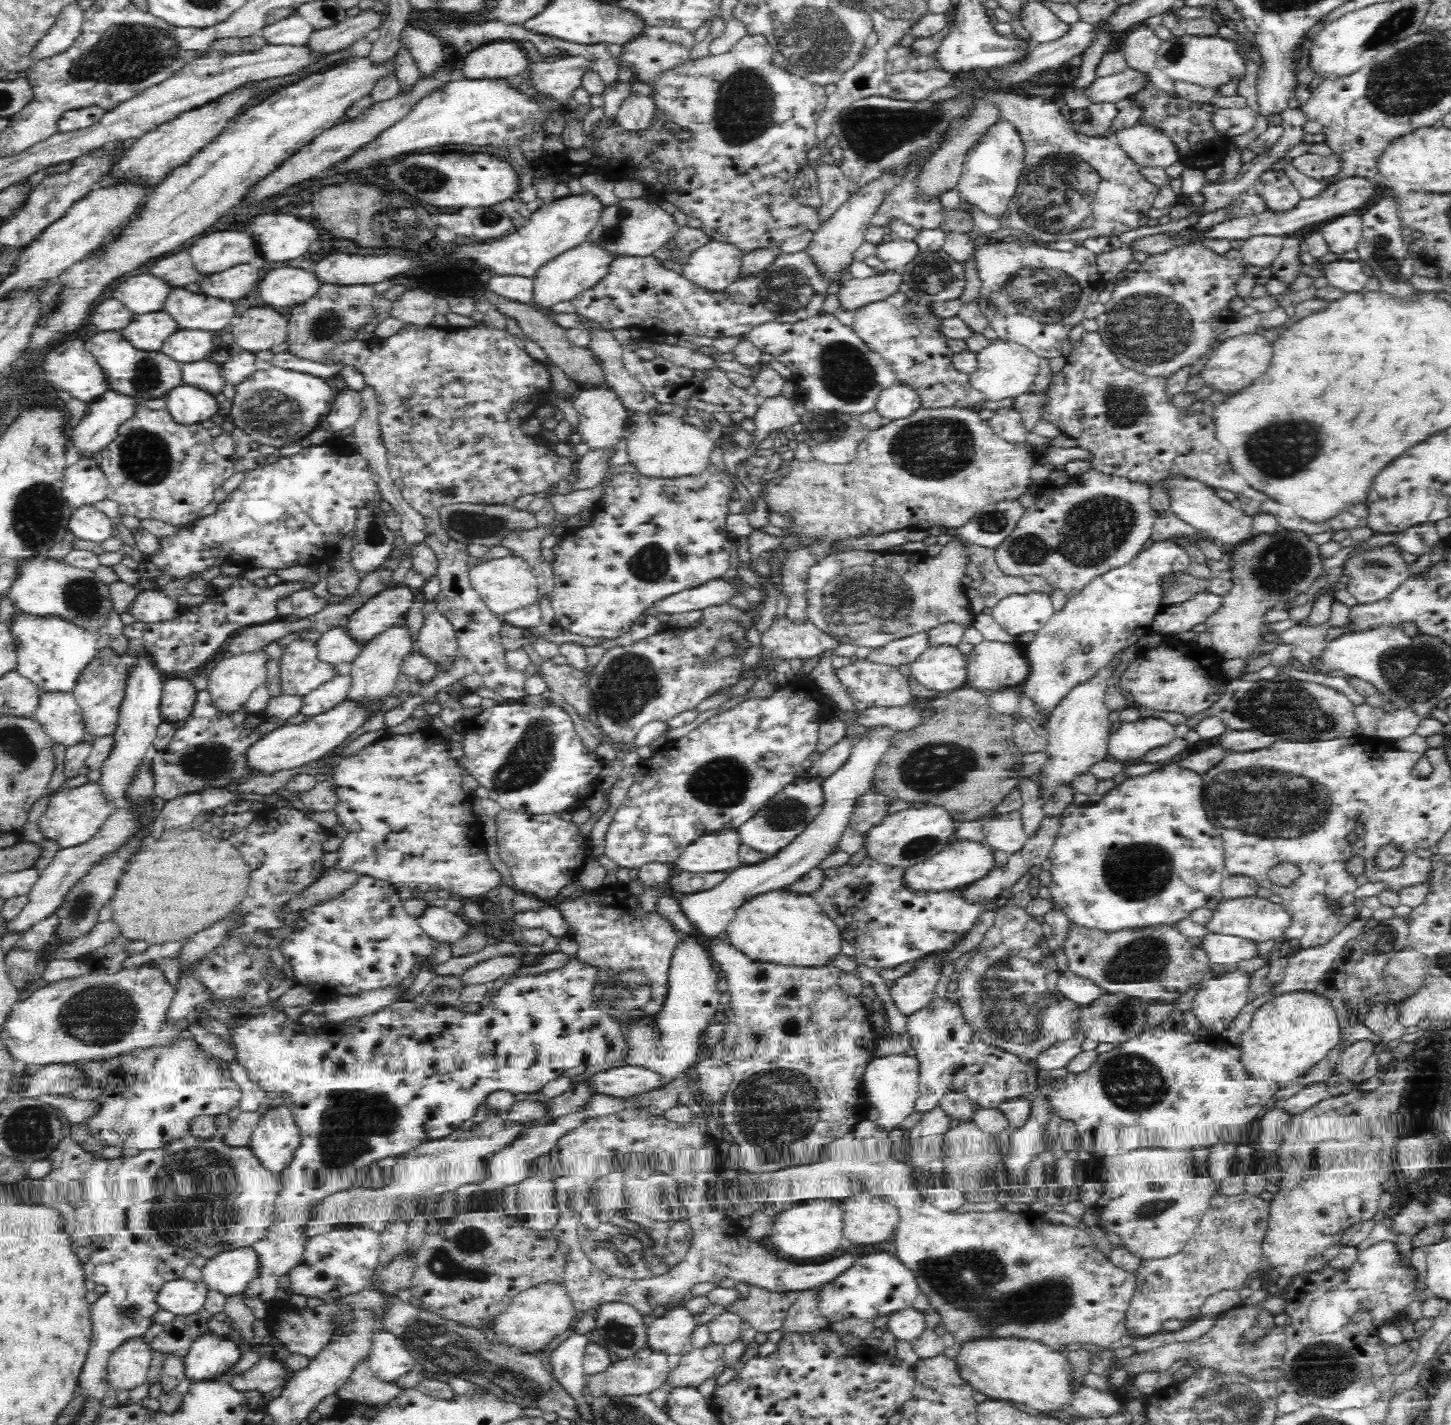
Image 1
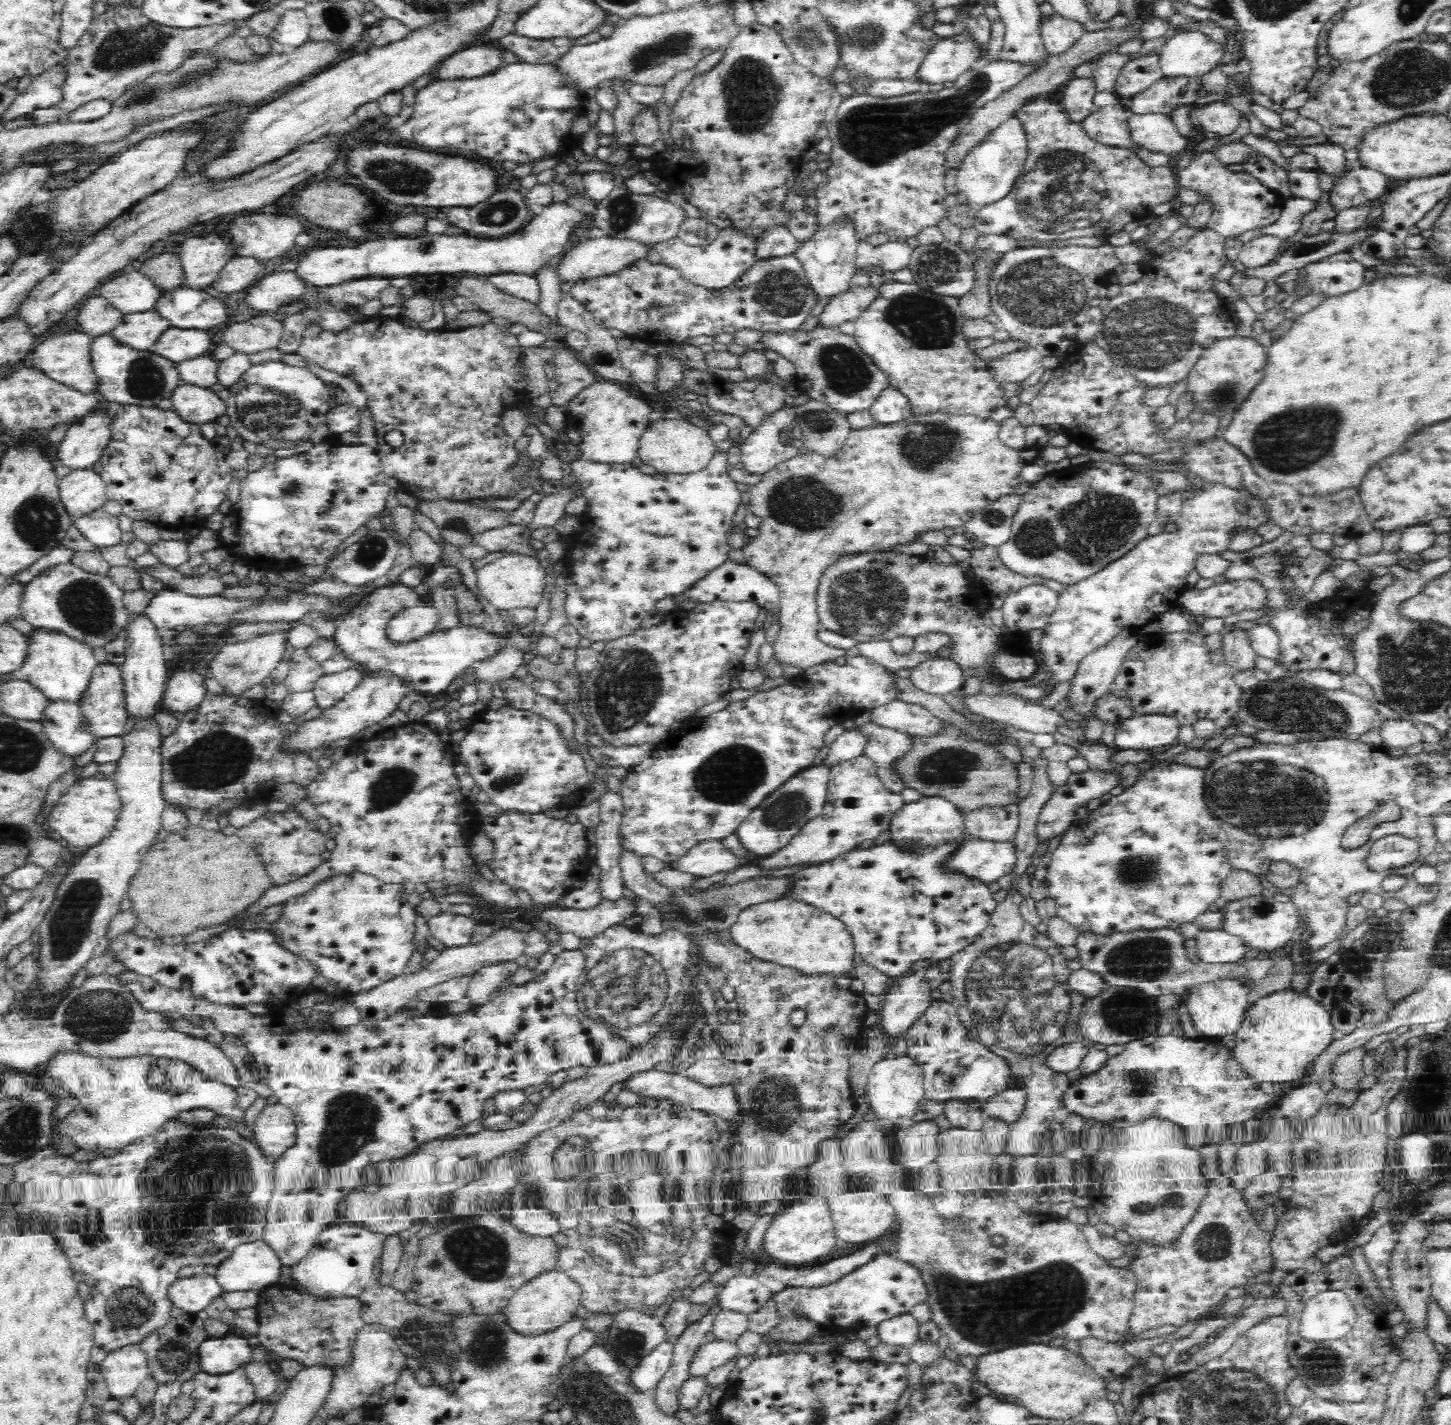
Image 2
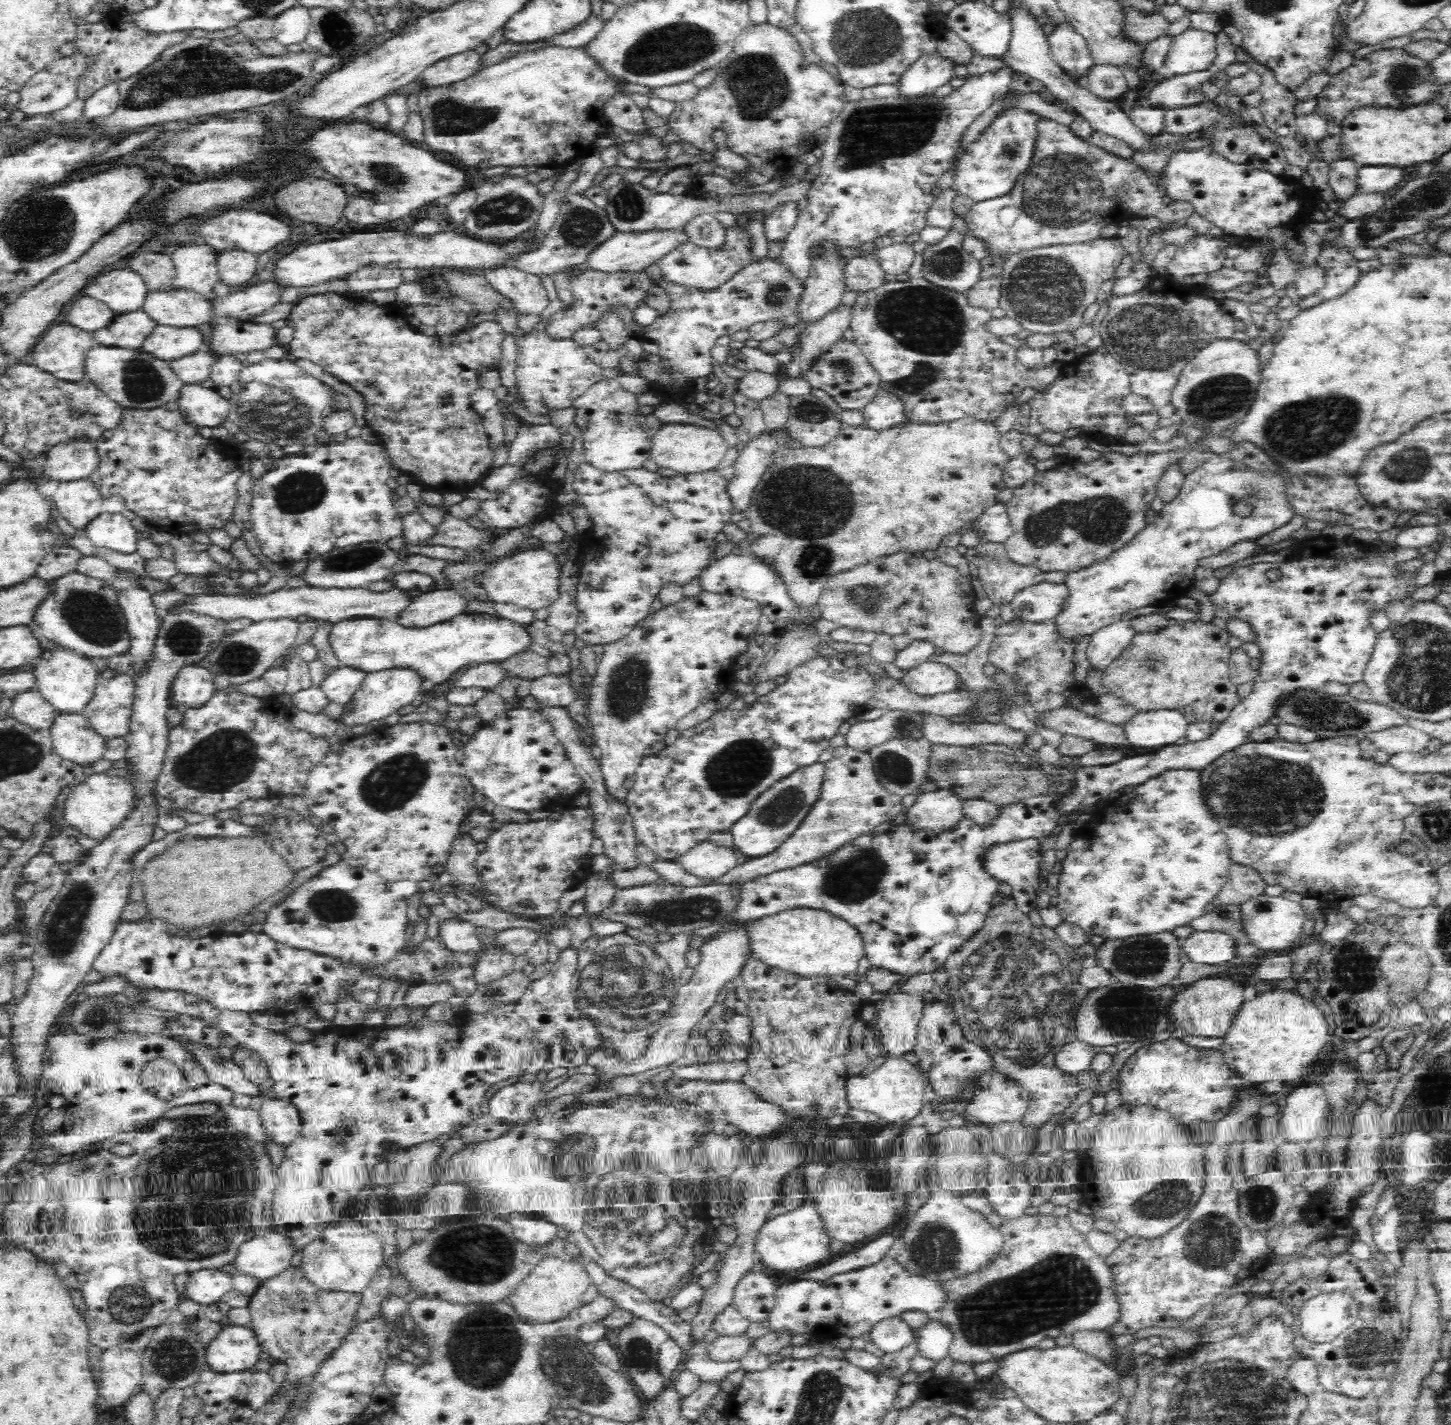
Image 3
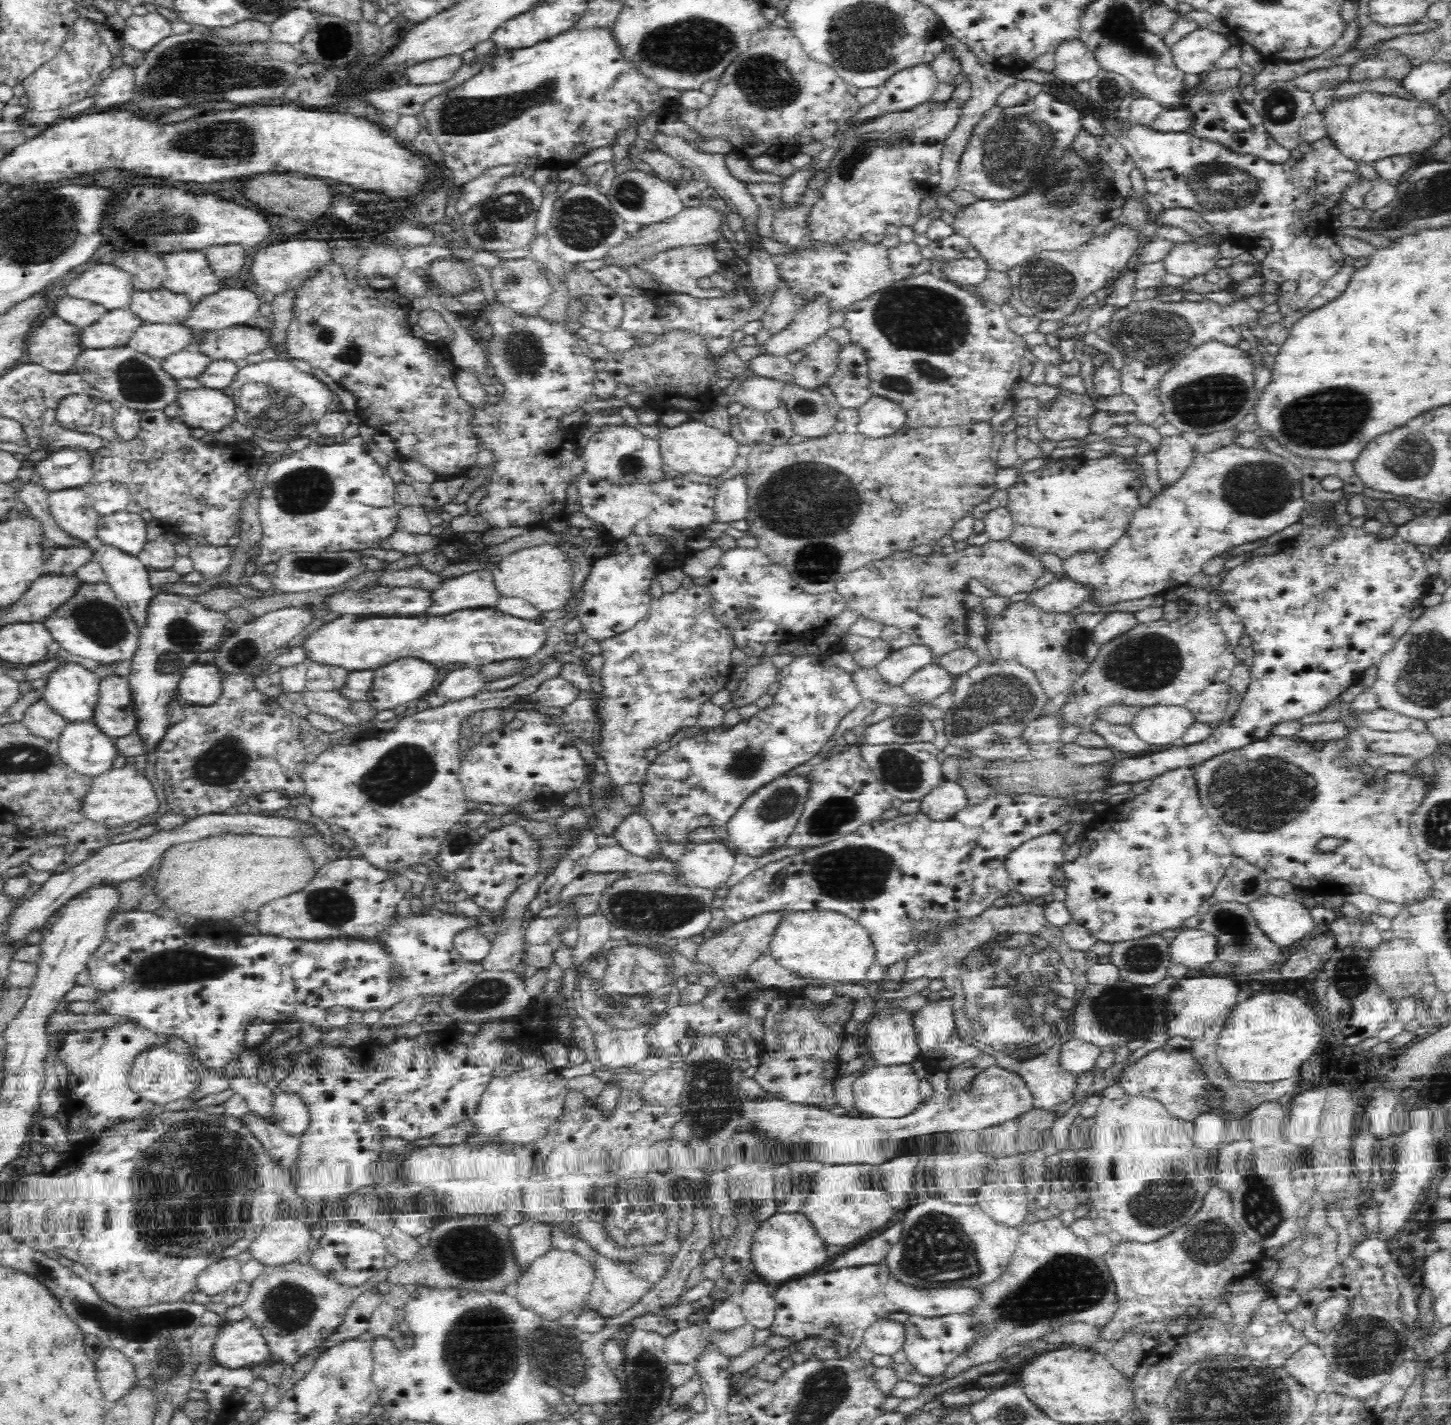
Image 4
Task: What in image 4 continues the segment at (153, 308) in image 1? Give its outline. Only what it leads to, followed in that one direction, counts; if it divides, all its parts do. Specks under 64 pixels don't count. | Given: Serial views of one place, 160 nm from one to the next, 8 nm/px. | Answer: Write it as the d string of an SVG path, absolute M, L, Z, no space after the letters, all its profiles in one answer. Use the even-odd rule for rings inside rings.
M96 264L69 279L66 294L88 300L106 310L127 309L129 296L134 291L131 276L111 264Z

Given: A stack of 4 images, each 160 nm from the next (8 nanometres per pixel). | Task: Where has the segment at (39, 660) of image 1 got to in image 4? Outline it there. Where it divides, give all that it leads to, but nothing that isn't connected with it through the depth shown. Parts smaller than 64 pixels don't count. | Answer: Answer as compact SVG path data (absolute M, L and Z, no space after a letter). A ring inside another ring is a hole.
M67 662L48 680L42 699L64 721L93 721L103 679L77 663Z

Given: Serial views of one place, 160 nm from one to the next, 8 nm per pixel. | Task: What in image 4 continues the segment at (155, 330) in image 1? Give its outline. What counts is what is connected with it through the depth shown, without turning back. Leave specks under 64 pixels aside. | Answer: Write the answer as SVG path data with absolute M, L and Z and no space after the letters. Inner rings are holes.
M128 309L109 310L92 326L80 329L79 343L83 349L121 347L142 324Z

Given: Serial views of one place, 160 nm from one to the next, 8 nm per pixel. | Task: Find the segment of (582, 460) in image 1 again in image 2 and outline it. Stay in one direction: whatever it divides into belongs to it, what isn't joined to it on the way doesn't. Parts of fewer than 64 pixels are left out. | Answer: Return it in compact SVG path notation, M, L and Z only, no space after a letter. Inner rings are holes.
M575 484L554 494L542 495L542 499L537 503L534 518L525 526L525 534L531 535L534 530L544 526L554 526L562 518L568 501L575 497L577 488L578 484Z

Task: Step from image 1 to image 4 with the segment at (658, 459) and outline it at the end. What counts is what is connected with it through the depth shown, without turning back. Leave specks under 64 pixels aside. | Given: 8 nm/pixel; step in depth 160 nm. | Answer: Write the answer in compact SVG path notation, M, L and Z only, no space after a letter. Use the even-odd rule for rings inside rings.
M689 420L678 426L668 427L658 436L657 441L660 441L660 455L662 455L662 461L666 466L678 473L688 474L690 472L716 478L716 476L724 474L728 468L732 468L734 458L738 456L739 443L732 435L722 432L720 428L710 427L702 421Z

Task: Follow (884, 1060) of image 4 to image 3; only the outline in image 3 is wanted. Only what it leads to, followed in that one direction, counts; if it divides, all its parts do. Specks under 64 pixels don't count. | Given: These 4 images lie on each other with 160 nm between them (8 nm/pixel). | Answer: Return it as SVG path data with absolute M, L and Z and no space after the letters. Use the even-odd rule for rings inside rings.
M890 991L885 999L875 1005L878 1011L875 1012L873 1027L879 1034L880 1049L892 1058L902 1059L904 1054L912 1053L916 1044L918 1023L925 1006L922 996Z

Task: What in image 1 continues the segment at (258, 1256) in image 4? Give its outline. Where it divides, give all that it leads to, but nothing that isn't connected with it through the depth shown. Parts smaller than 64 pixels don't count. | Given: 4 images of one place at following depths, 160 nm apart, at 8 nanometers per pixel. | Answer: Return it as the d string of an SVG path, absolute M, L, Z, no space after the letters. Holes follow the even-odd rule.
M251 1246L224 1251L216 1254L216 1257L208 1259L202 1268L202 1273L202 1280L208 1286L208 1290L221 1292L227 1297L244 1293L244 1290L248 1289L250 1284L262 1273L260 1255Z

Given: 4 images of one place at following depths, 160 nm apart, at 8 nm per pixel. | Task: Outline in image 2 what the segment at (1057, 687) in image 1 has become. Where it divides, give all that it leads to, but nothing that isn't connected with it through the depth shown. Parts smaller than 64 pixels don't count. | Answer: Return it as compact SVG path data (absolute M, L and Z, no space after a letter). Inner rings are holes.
M1201 479L1196 486L1189 485L1183 492L1183 503L1179 517L1176 518L1174 532L1160 532L1155 536L1148 535L1139 540L1124 556L1109 562L1104 568L1088 575L1088 578L1070 583L1061 590L1056 610L1048 619L1044 627L1044 635L1040 647L1043 649L1045 664L1053 674L1048 687L1053 690L1059 683L1074 678L1079 663L1086 654L1090 654L1094 647L1111 639L1121 629L1136 630L1148 621L1158 618L1163 612L1177 606L1177 600L1183 590L1188 588L1186 578L1195 568L1196 558L1200 554L1222 554L1228 550L1228 542L1240 530L1254 530L1270 522L1270 515L1266 503L1252 494L1248 489L1234 489L1234 487L1220 483L1220 481L1206 481Z

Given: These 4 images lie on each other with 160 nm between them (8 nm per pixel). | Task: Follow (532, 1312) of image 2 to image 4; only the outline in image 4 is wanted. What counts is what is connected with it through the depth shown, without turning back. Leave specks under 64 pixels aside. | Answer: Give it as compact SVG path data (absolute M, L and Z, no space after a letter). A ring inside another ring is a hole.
M552 1247L546 1254L536 1258L523 1278L518 1280L515 1297L525 1309L533 1310L543 1323L556 1321L571 1310L586 1307L594 1278L595 1268L592 1261L576 1251Z

